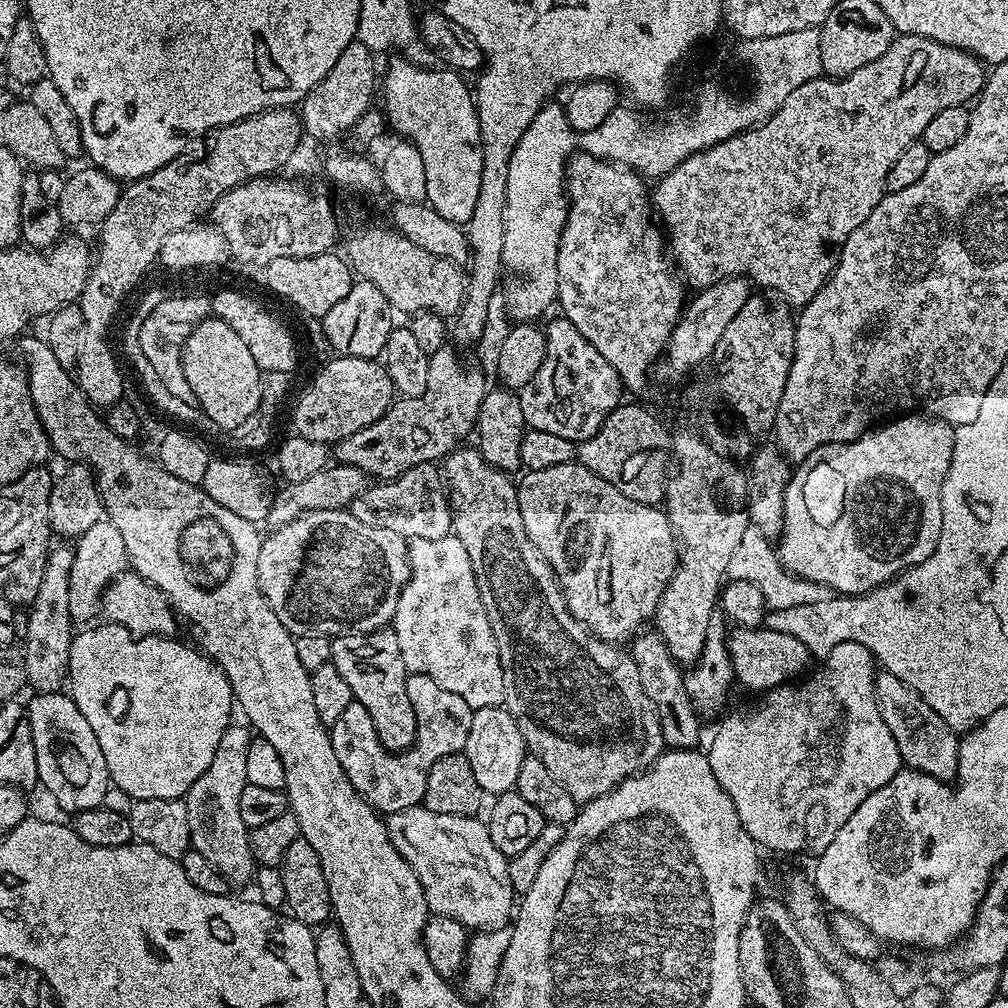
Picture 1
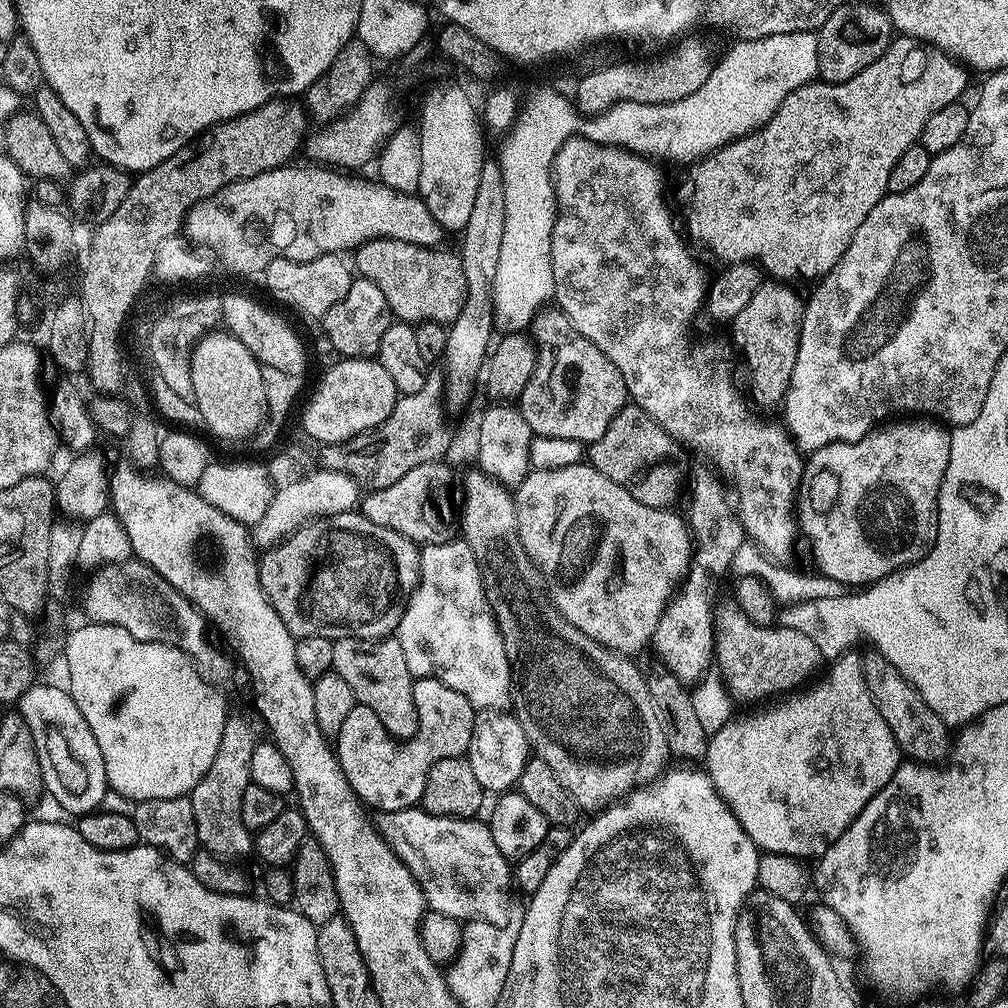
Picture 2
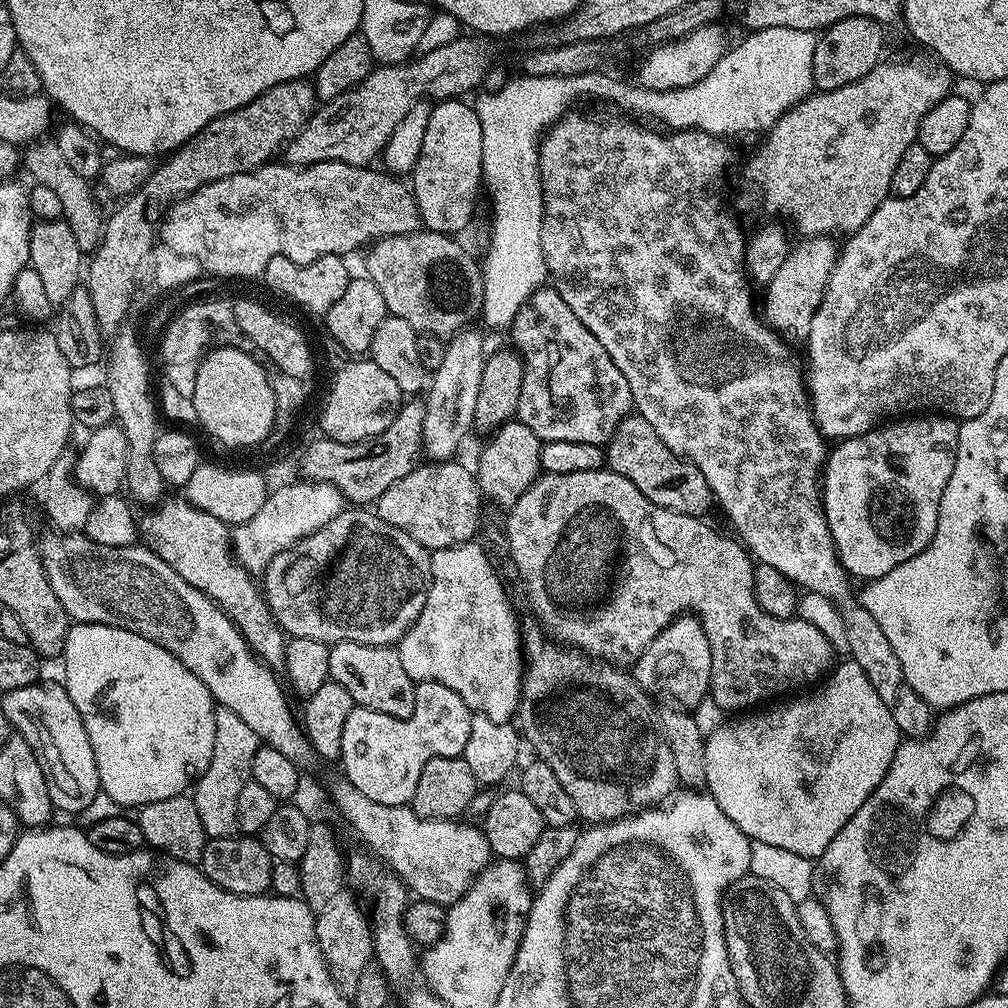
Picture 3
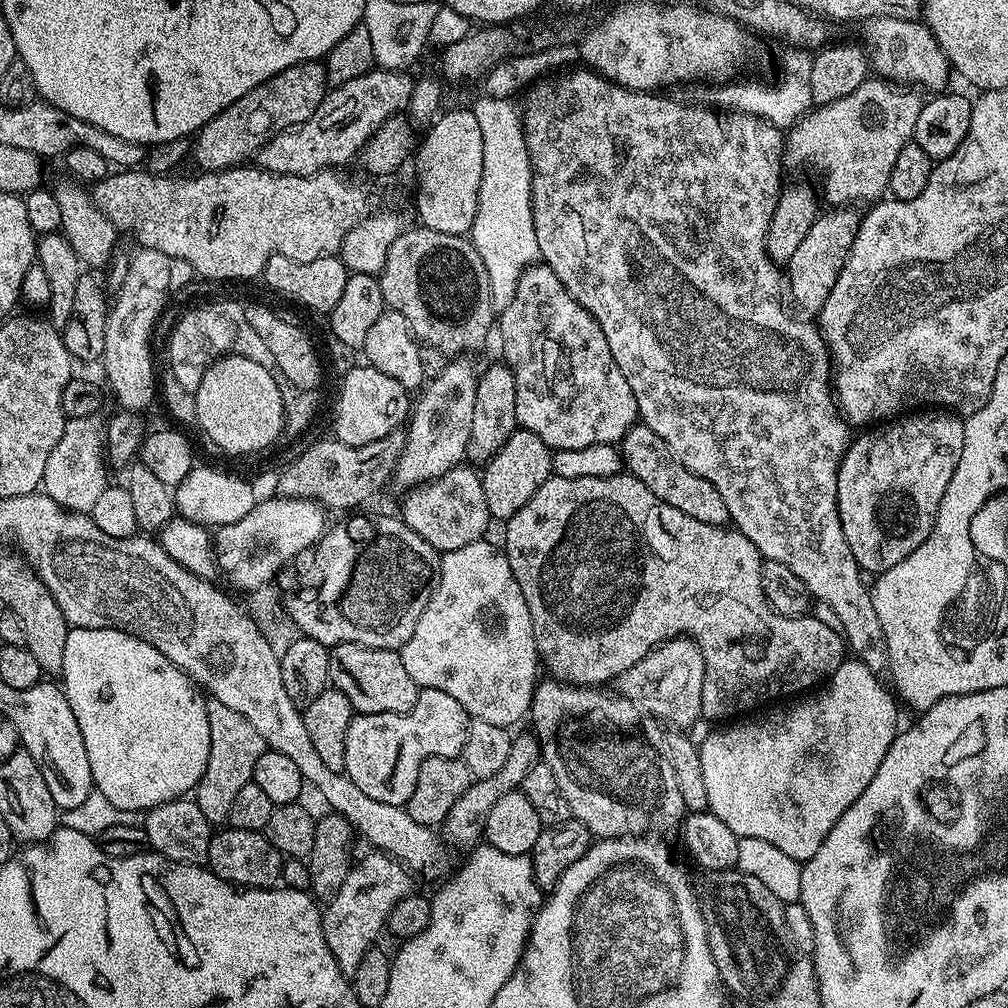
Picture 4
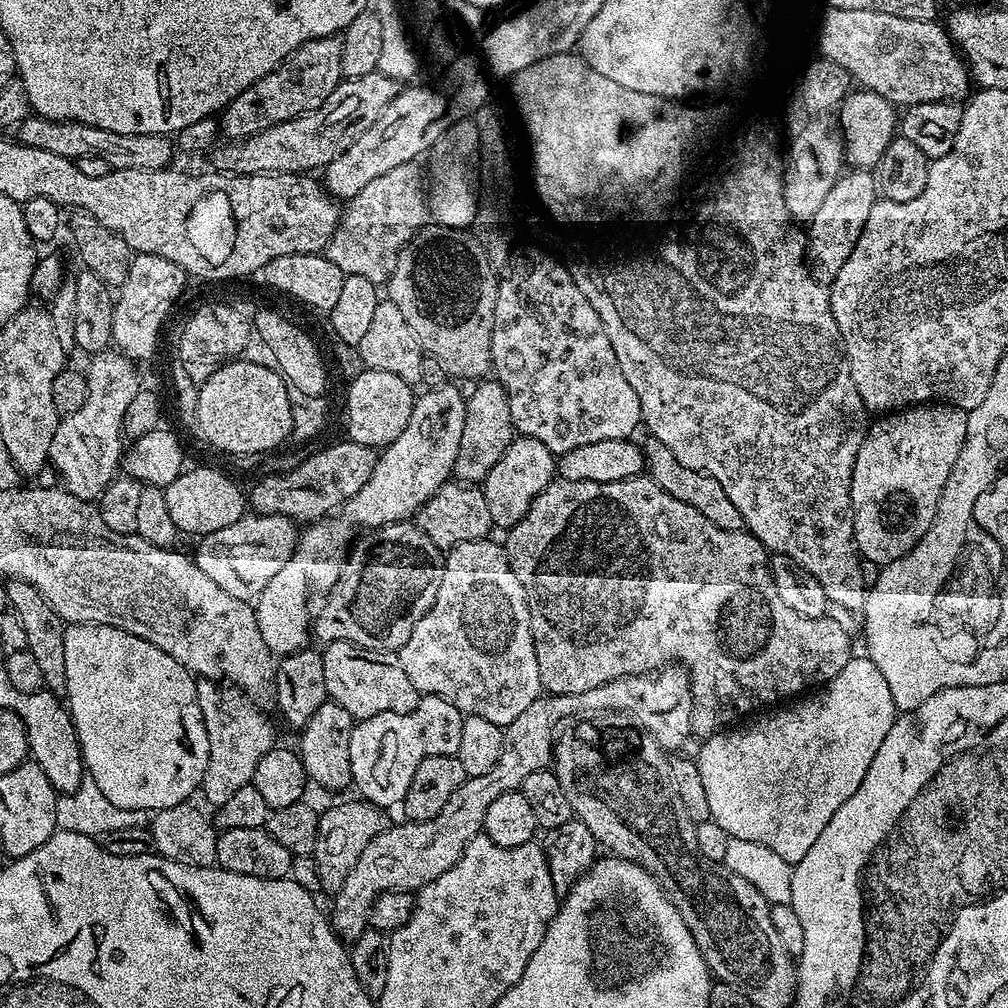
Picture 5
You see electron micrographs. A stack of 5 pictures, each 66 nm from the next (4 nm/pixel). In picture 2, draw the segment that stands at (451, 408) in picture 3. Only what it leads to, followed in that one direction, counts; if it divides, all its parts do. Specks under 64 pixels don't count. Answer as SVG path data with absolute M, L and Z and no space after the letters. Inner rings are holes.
M485 159L474 197L474 207L470 219L462 229L464 241L458 247L463 273L466 274L467 300L458 318L447 325L448 337L442 361L444 373L444 400L447 407L464 408L472 391L478 388L488 353L494 344L494 325L492 323L492 283L495 272L502 267L500 255L505 255L506 245L506 190L502 187L502 172L495 159Z

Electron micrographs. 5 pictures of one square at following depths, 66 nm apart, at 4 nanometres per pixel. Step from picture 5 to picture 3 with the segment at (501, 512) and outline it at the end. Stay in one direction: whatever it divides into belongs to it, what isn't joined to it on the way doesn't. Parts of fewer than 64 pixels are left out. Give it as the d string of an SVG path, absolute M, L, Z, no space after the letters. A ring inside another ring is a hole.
M518 418L507 420L501 428L491 433L492 441L480 452L480 461L474 464L476 480L480 484L481 493L488 496L504 510L513 508L530 490L530 486L542 475L540 467L540 449L542 442L530 426L526 426Z

